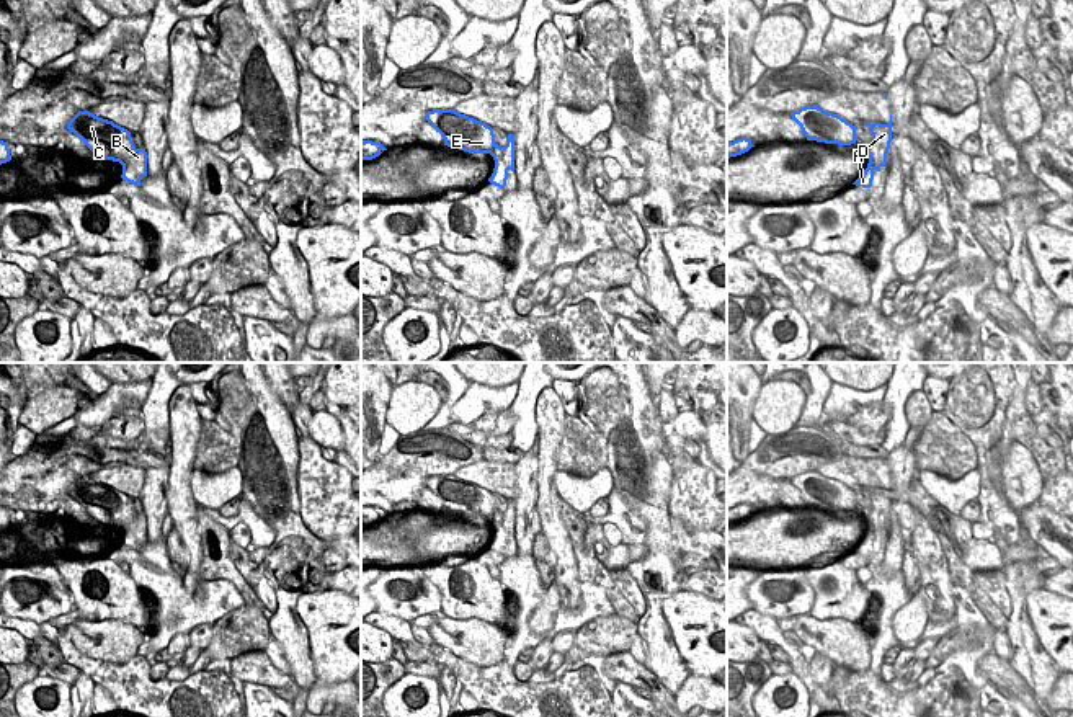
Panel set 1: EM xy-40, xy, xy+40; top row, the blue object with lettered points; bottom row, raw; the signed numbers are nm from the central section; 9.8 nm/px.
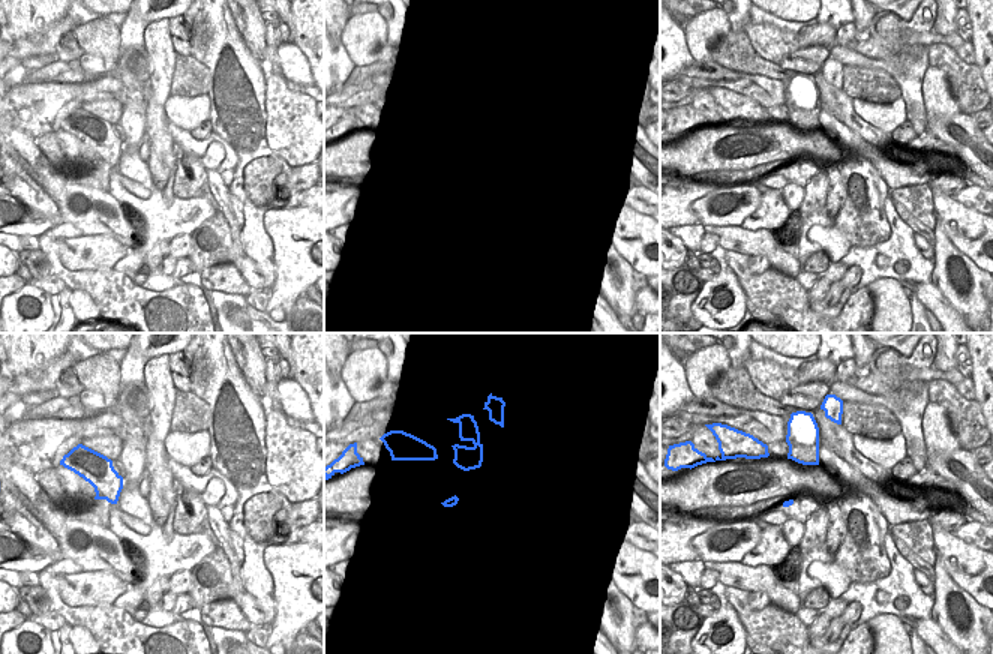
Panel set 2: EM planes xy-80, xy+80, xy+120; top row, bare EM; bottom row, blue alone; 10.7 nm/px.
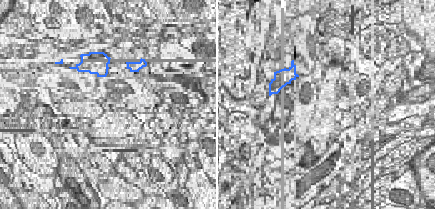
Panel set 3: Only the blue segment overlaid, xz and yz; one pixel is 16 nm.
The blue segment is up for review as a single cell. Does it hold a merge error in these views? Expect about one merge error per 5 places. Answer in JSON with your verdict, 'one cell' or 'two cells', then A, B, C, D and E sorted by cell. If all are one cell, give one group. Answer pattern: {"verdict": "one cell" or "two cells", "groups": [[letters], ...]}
{"verdict": "two cells", "groups": [["A", "B", "C", "E"], ["D"]]}

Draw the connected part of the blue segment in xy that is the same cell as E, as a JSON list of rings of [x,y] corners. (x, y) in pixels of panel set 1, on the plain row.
[[[436,475],[434,479],[454,483],[441,501],[444,505],[444,511],[464,518],[490,519],[495,526],[495,534],[488,547],[498,554],[505,554],[508,537],[514,537],[514,511],[510,508],[506,508],[505,513],[496,511],[495,500],[490,492],[461,480],[456,475]]]

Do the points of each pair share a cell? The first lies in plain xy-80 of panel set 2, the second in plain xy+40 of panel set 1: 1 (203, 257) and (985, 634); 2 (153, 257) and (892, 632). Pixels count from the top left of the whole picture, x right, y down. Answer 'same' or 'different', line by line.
1: same
2: different

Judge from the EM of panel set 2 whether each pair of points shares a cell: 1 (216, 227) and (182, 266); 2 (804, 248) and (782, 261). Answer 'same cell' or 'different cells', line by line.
1: different cells
2: different cells

